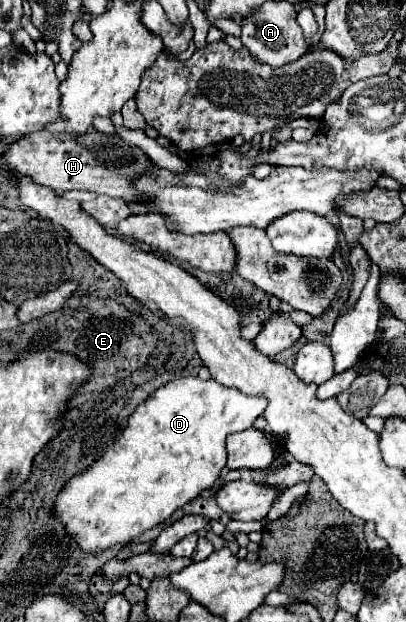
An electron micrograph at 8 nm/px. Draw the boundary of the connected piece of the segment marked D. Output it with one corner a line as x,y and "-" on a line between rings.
181,377
181,379
169,381
167,385
159,387
145,403
141,403
141,405
133,411
133,415
131,415
129,421
127,421
125,435
119,437
119,439
115,441
115,447
113,447
111,451
107,451
101,459
97,459
97,461
95,461
91,467
87,467
85,471
81,471
81,473
77,473
77,475
73,475
71,479
67,479
67,483
63,485
61,493
59,493
57,499
55,499
55,505
53,505
53,511
51,511
53,519
59,521
59,523
65,527
67,535
77,543
77,547
79,547
85,555
89,555
89,553
99,553
99,551
109,551
109,549
115,547
115,545
127,545
127,543
131,543
131,541
137,539
141,533
145,533
145,531
149,531
151,527
159,525
161,521
169,519
179,507
183,507
185,503
197,499
197,497
201,495
201,491
213,487
213,483
217,481
217,477
219,477
219,473
221,473
221,469
225,467
225,461
227,461
227,451
225,451
225,437
227,437
227,433
231,433
231,431
245,431
247,427
251,427
251,423
261,415
261,411
265,411
265,407
267,407
267,401
265,401
261,395
251,397
251,395
241,393
239,389
225,389
225,387
219,385
217,381
201,381
199,377

